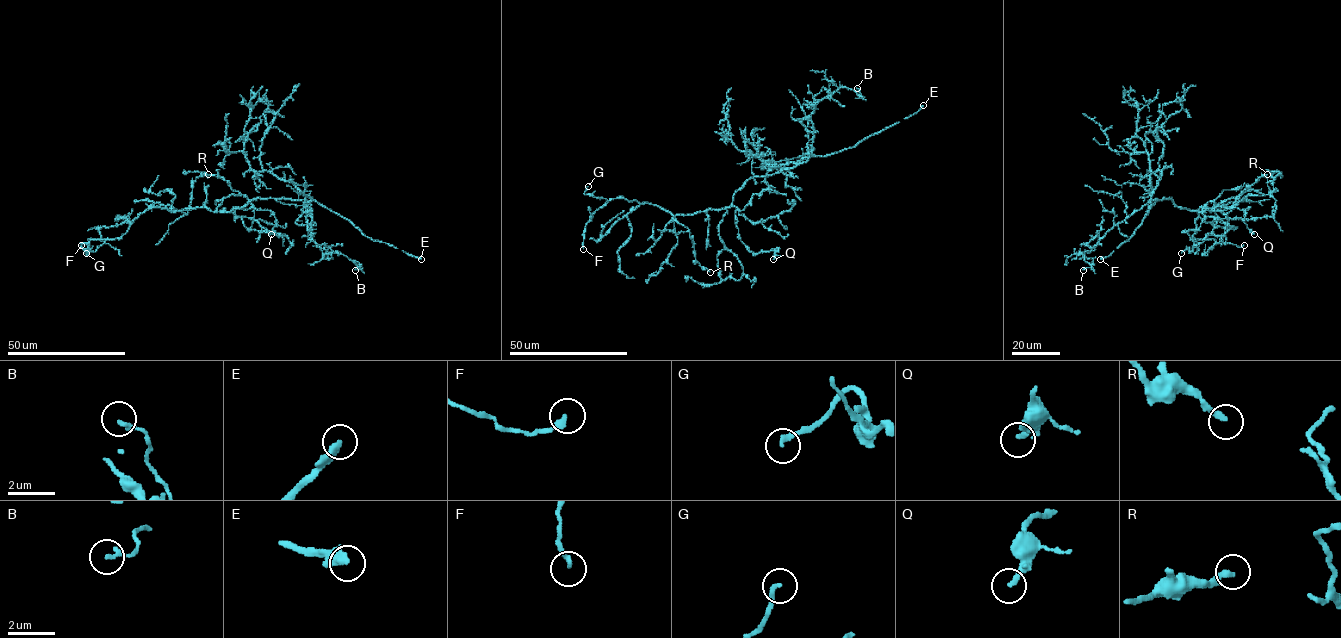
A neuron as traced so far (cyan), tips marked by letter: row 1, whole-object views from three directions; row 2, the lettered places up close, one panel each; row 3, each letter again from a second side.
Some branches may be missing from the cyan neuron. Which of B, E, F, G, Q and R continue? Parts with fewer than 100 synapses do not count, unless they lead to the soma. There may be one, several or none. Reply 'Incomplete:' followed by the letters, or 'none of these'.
Incomplete: E

